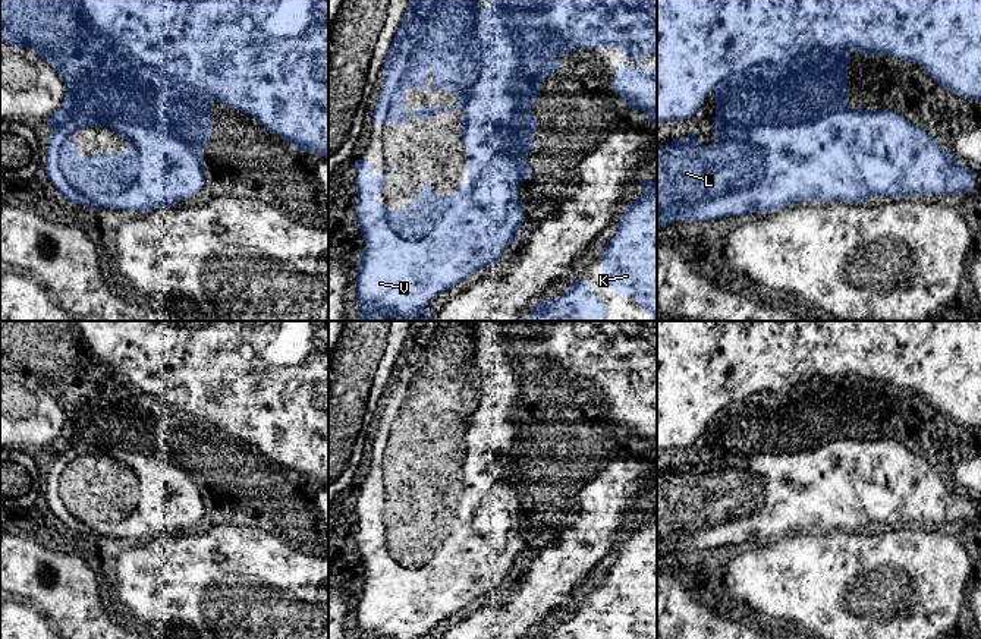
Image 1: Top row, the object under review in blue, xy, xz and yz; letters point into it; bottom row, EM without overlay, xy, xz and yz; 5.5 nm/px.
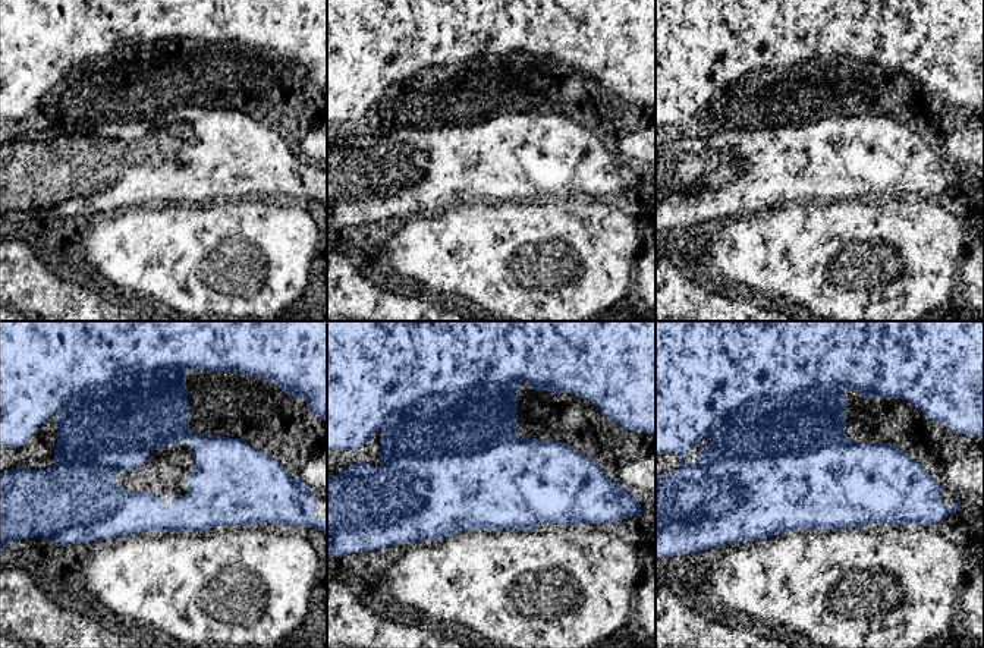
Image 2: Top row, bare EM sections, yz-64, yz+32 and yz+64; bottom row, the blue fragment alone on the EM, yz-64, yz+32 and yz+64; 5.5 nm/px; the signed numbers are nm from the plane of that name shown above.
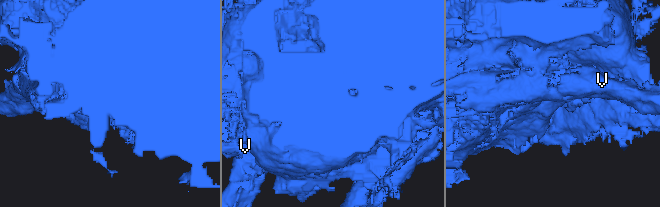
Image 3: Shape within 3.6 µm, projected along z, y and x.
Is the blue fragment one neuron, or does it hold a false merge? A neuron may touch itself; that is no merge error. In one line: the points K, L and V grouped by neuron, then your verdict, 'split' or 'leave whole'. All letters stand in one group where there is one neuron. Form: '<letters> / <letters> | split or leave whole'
K / L V | split

